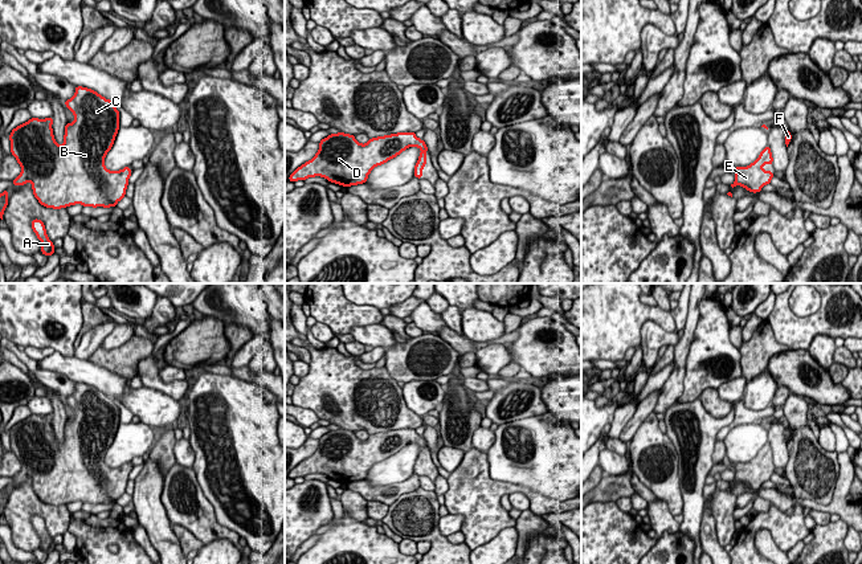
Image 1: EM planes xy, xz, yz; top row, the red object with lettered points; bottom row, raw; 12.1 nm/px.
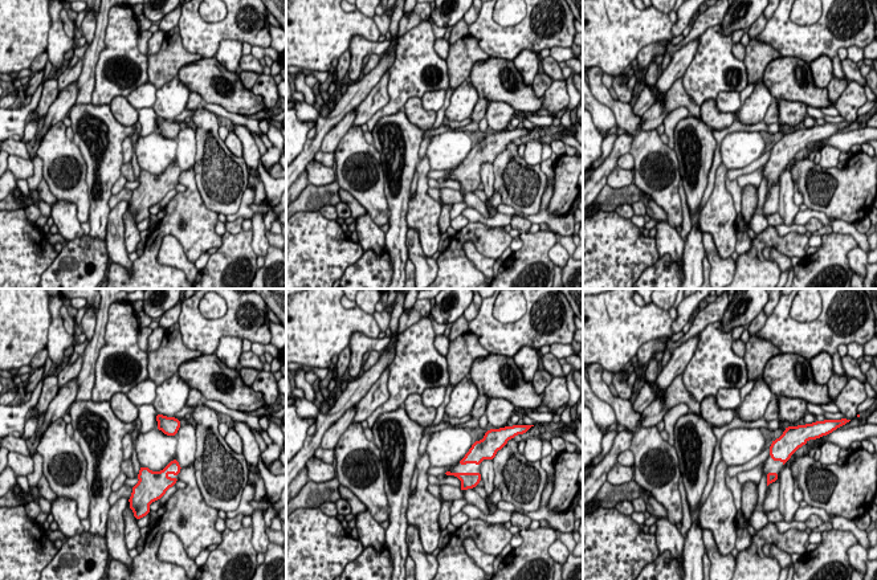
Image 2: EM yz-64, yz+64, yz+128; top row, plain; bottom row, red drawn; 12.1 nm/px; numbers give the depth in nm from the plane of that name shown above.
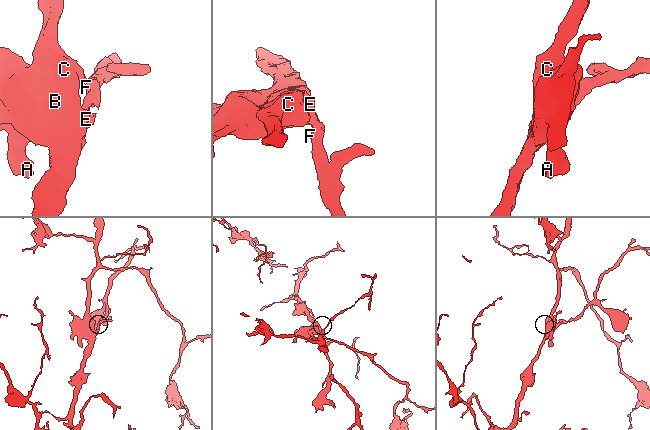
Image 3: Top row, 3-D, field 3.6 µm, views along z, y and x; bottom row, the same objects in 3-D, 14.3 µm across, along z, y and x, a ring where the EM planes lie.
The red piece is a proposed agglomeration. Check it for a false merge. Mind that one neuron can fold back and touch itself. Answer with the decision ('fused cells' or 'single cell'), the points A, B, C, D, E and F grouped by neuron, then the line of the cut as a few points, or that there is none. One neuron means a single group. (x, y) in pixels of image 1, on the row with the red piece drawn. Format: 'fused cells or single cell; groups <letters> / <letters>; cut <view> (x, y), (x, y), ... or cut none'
single cell; groups A B C D E F; cut none

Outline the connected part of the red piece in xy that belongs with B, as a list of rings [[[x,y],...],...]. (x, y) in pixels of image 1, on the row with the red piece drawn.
[[[75,86],[74,95],[64,103],[73,113],[74,122],[66,123],[62,146],[54,139],[52,117],[30,118],[9,134],[11,152],[21,167],[21,173],[12,180],[13,185],[30,181],[34,197],[46,208],[61,209],[75,204],[93,208],[117,207],[126,196],[132,171],[130,165],[119,171],[109,171],[105,167],[105,158],[120,127],[114,101],[91,89]]]

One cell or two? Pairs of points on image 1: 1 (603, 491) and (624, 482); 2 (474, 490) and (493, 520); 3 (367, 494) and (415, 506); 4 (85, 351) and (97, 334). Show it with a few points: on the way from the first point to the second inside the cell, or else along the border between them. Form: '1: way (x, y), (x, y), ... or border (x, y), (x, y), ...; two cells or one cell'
1: way (608, 490), (619, 486); one cell
2: way (477, 498), (485, 513); one cell
3: border (420, 487), (401, 494), (389, 506); two cells
4: way (88, 347), (94, 338); one cell

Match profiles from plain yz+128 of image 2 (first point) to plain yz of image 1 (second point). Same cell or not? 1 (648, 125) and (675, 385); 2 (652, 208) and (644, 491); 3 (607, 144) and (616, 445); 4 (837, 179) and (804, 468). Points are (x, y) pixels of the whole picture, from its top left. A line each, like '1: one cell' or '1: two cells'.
1: one cell
2: one cell
3: two cells
4: one cell

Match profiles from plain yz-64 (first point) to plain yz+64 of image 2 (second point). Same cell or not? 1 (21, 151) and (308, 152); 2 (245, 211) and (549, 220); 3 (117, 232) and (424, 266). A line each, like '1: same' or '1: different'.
1: different
2: same
3: same

